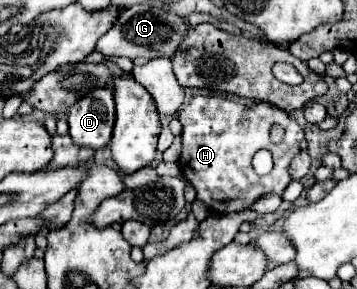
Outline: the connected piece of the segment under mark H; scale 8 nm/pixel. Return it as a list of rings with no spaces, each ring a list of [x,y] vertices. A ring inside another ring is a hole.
[[[195,96],[187,106],[183,106],[179,120],[183,124],[183,152],[177,164],[183,176],[197,190],[197,198],[211,210],[211,214],[241,212],[265,194],[283,194],[291,182],[289,162],[299,154],[303,130],[287,112],[273,104],[241,104],[223,96]],[[275,124],[285,130],[281,144],[273,144],[269,140],[271,126]],[[263,148],[273,154],[275,162],[273,172],[267,176],[259,176],[251,166],[253,154]]]

